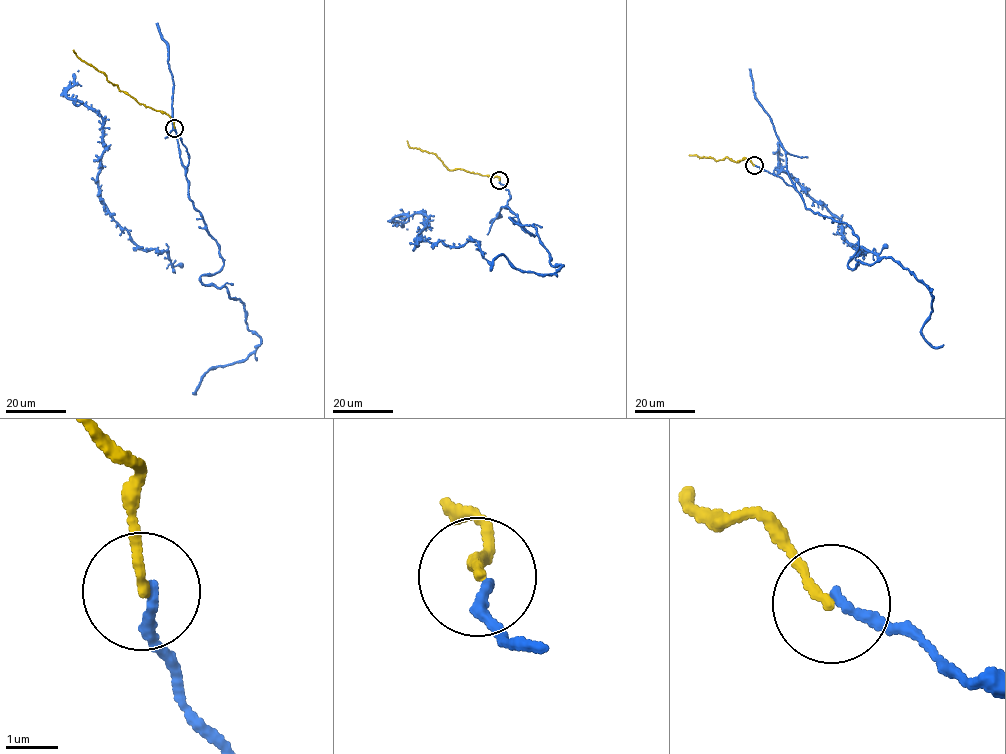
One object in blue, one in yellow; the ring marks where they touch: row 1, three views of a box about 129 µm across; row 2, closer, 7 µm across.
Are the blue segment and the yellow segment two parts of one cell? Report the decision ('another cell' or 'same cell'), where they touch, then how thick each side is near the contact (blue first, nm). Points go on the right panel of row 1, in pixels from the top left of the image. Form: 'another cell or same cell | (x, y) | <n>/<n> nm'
same cell | (754, 165) | 190/170 nm

